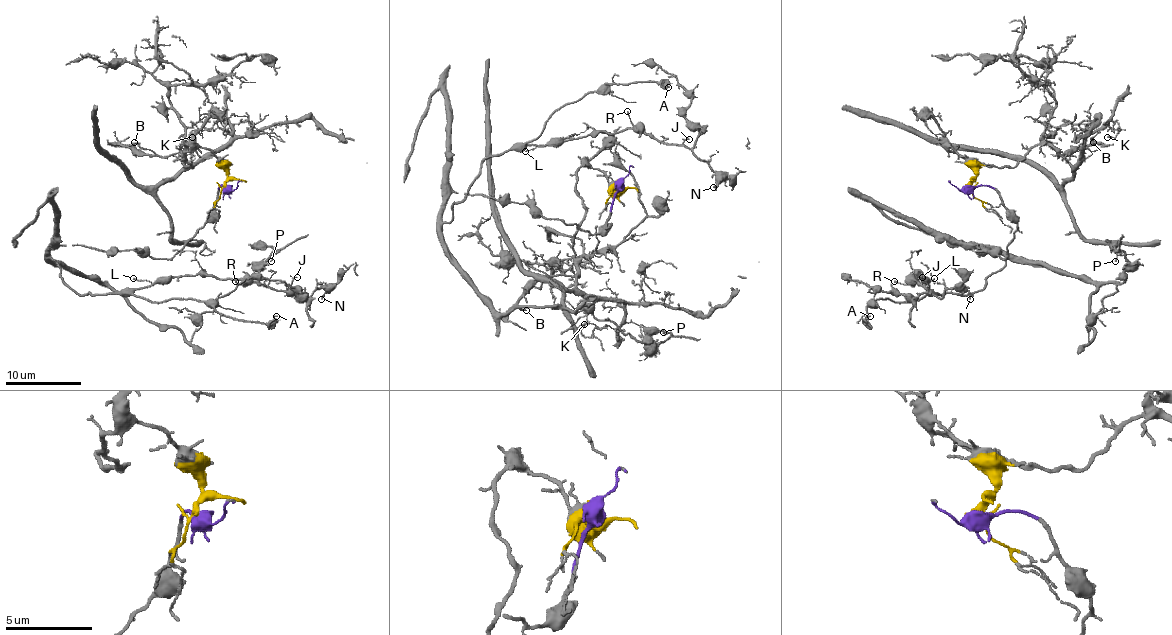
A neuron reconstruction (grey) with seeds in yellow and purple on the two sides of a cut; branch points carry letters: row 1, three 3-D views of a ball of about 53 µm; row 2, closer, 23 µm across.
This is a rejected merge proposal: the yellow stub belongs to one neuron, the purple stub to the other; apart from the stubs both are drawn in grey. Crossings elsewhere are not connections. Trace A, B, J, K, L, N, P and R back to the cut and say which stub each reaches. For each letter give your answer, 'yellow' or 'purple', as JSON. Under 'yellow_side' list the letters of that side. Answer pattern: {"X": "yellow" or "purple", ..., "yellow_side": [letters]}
{"A": "purple", "B": "yellow", "J": "purple", "K": "yellow", "L": "purple", "N": "purple", "P": "purple", "R": "purple", "yellow_side": ["B", "K"]}

